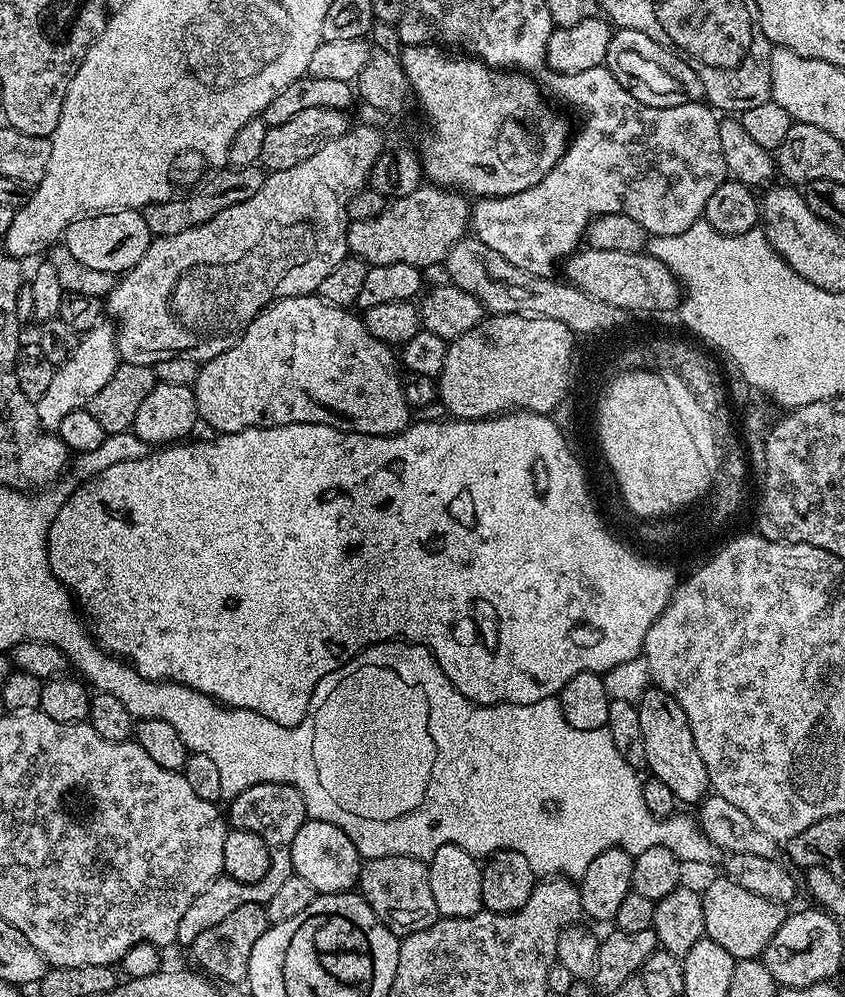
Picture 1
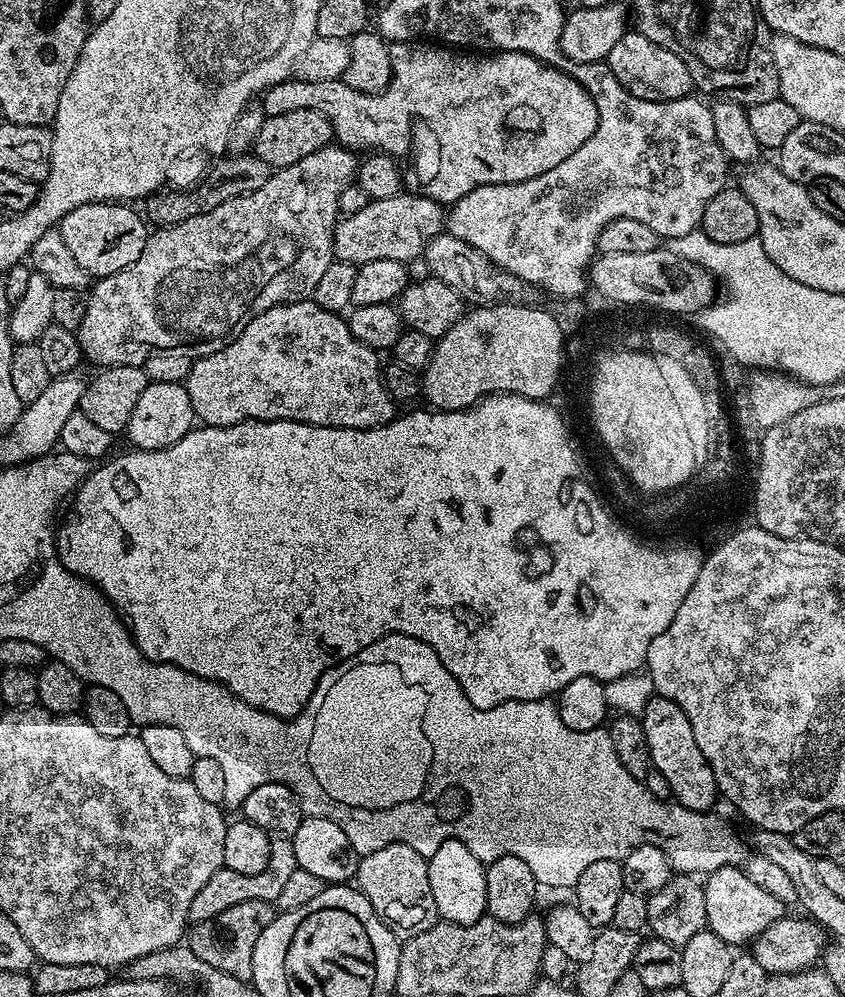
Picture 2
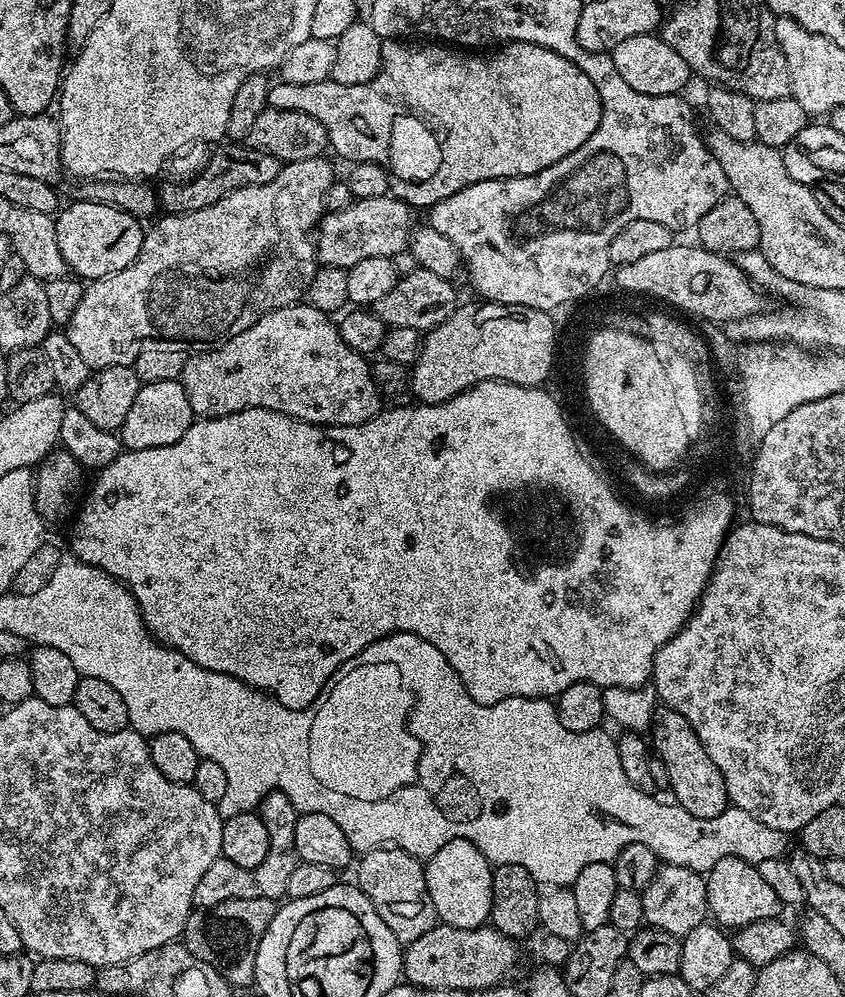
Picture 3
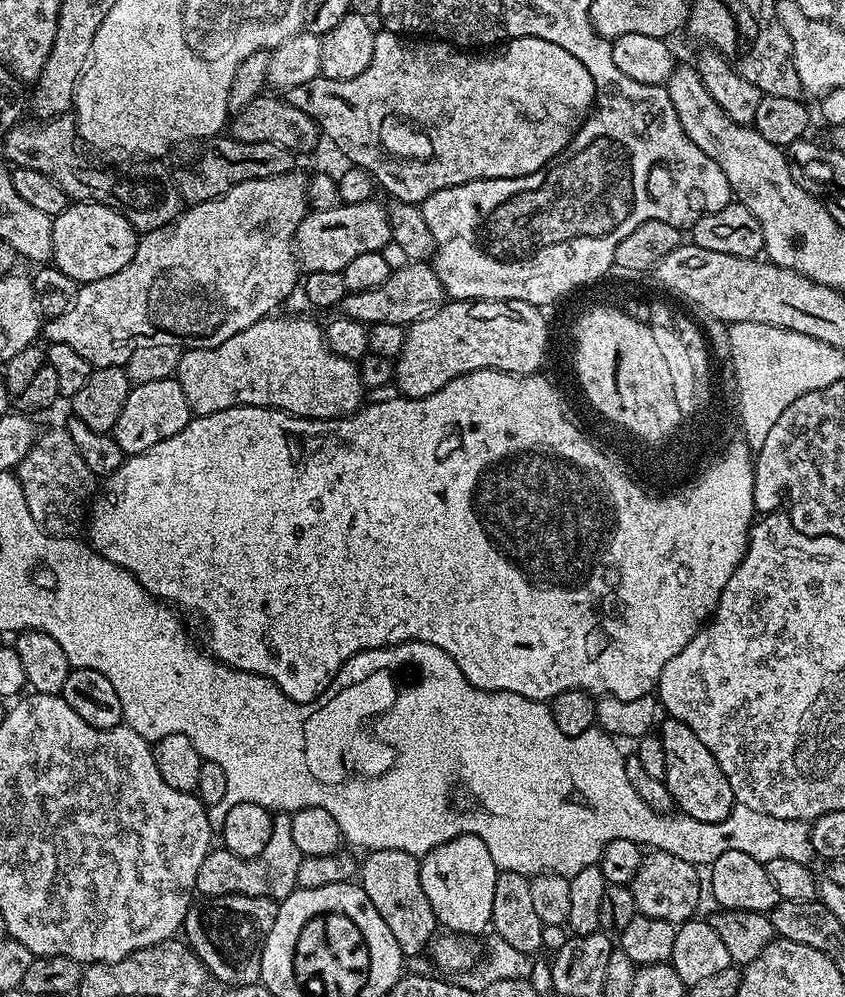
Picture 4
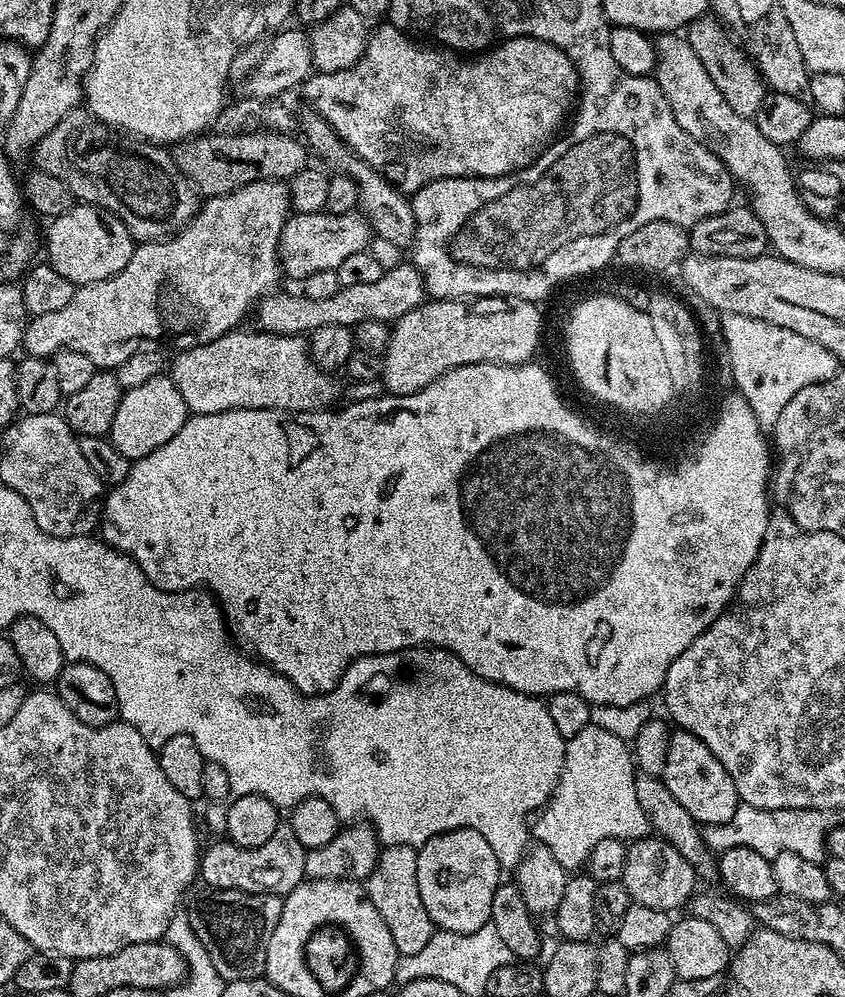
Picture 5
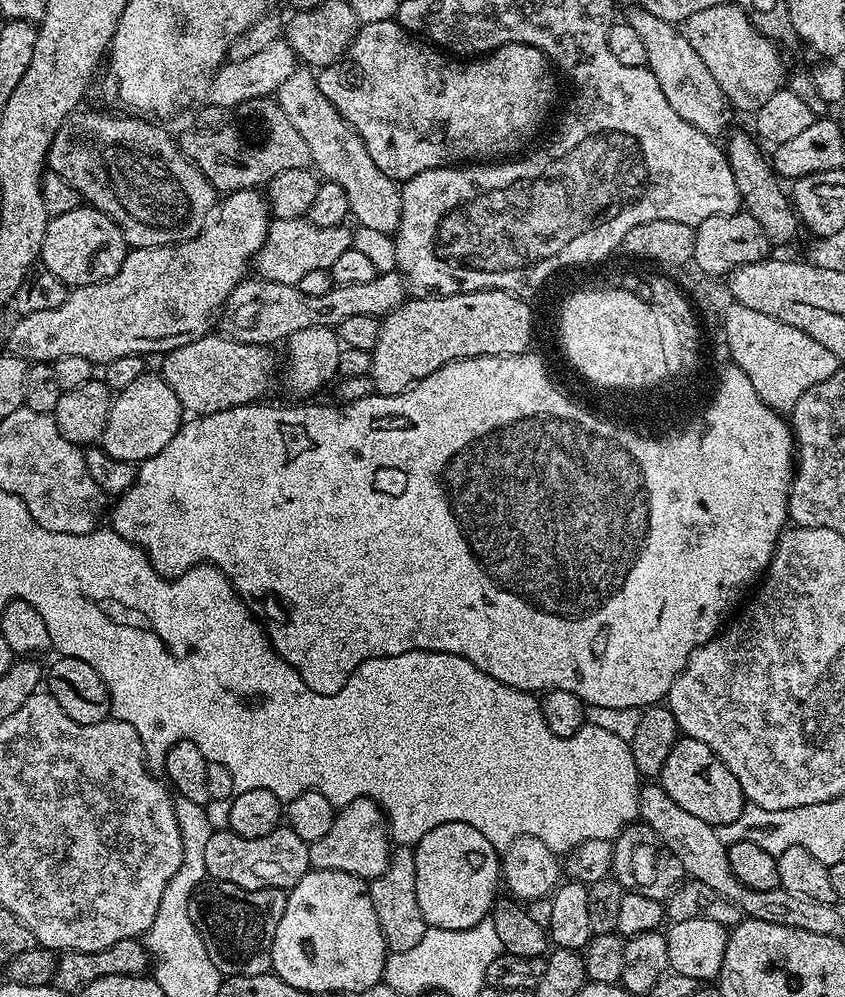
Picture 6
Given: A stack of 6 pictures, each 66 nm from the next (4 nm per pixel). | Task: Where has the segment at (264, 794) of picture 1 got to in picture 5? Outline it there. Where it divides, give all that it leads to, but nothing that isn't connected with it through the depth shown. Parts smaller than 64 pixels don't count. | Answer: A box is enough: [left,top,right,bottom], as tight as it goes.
[198,822,306,898]

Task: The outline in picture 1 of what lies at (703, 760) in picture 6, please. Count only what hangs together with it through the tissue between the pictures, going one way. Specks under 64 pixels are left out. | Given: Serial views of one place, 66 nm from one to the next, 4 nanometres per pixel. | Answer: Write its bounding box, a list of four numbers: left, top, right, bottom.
[636,686,710,805]

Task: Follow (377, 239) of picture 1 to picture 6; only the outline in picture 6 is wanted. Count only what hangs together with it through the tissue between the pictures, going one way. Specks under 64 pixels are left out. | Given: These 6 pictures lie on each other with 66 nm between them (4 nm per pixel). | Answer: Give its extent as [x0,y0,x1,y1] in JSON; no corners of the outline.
[254,218,353,284]

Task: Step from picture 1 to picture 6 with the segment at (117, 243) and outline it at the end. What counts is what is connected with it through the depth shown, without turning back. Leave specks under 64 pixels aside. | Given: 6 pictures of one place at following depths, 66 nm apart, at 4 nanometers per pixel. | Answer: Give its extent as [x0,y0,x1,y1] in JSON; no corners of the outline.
[39,206,130,289]

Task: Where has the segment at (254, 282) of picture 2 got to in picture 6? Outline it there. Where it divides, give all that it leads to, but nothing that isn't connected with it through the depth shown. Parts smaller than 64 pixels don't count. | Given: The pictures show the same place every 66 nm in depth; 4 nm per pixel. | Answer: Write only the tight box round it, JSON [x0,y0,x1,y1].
[7,188,269,366]

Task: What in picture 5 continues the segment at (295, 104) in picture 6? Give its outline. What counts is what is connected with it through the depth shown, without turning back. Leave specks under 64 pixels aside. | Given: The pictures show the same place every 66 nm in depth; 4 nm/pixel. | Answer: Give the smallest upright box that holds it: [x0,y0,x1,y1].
[298,110,416,250]

